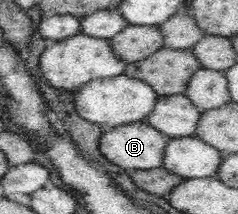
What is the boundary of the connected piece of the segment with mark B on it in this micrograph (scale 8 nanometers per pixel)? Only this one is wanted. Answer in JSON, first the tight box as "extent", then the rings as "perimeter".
{"extent":[99,120,168,171],"perimeter":[[[144,120],[134,121],[103,131],[99,151],[105,162],[127,171],[160,168],[168,138]]]}

